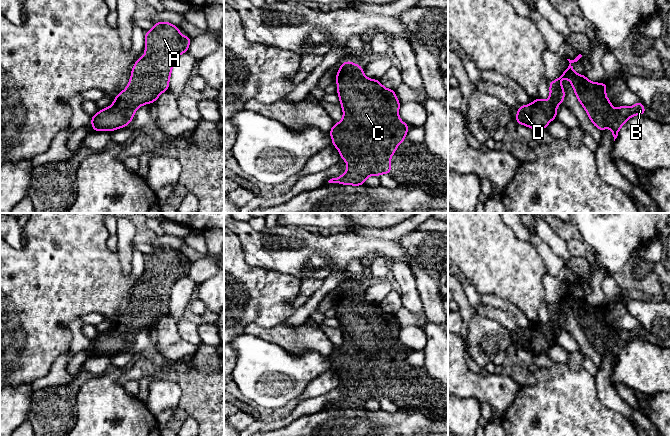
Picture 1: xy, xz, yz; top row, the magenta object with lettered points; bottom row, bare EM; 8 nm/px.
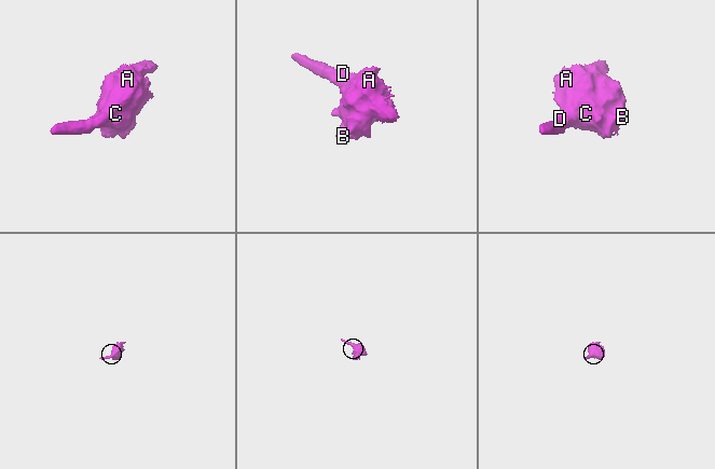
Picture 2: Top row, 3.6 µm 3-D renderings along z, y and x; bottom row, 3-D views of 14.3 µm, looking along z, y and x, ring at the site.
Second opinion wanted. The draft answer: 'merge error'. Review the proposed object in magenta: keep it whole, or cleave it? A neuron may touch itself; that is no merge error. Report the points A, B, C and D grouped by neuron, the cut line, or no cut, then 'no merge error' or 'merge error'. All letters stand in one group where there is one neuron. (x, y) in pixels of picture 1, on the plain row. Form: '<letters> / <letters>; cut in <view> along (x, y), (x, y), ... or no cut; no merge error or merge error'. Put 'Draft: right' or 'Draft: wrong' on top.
Draft: wrong
A B C D; no cut; no merge error

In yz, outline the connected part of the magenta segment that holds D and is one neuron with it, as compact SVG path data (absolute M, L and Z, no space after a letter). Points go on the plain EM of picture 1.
M579 278L569 285L568 292L556 303L549 306L550 320L546 325L536 321L534 326L521 329L516 335L516 348L521 348L532 354L547 353L548 348L557 342L557 330L563 328L565 314L561 309L563 302L570 305L574 317L585 333L592 348L601 356L606 352L612 353L614 365L620 352L633 340L645 339L646 333L640 324L634 330L618 330L613 336L613 329L606 320L609 308L591 306L586 299L577 298L571 289L582 281Z

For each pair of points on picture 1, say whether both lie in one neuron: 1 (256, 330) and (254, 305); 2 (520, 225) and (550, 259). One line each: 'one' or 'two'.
1: two
2: one

